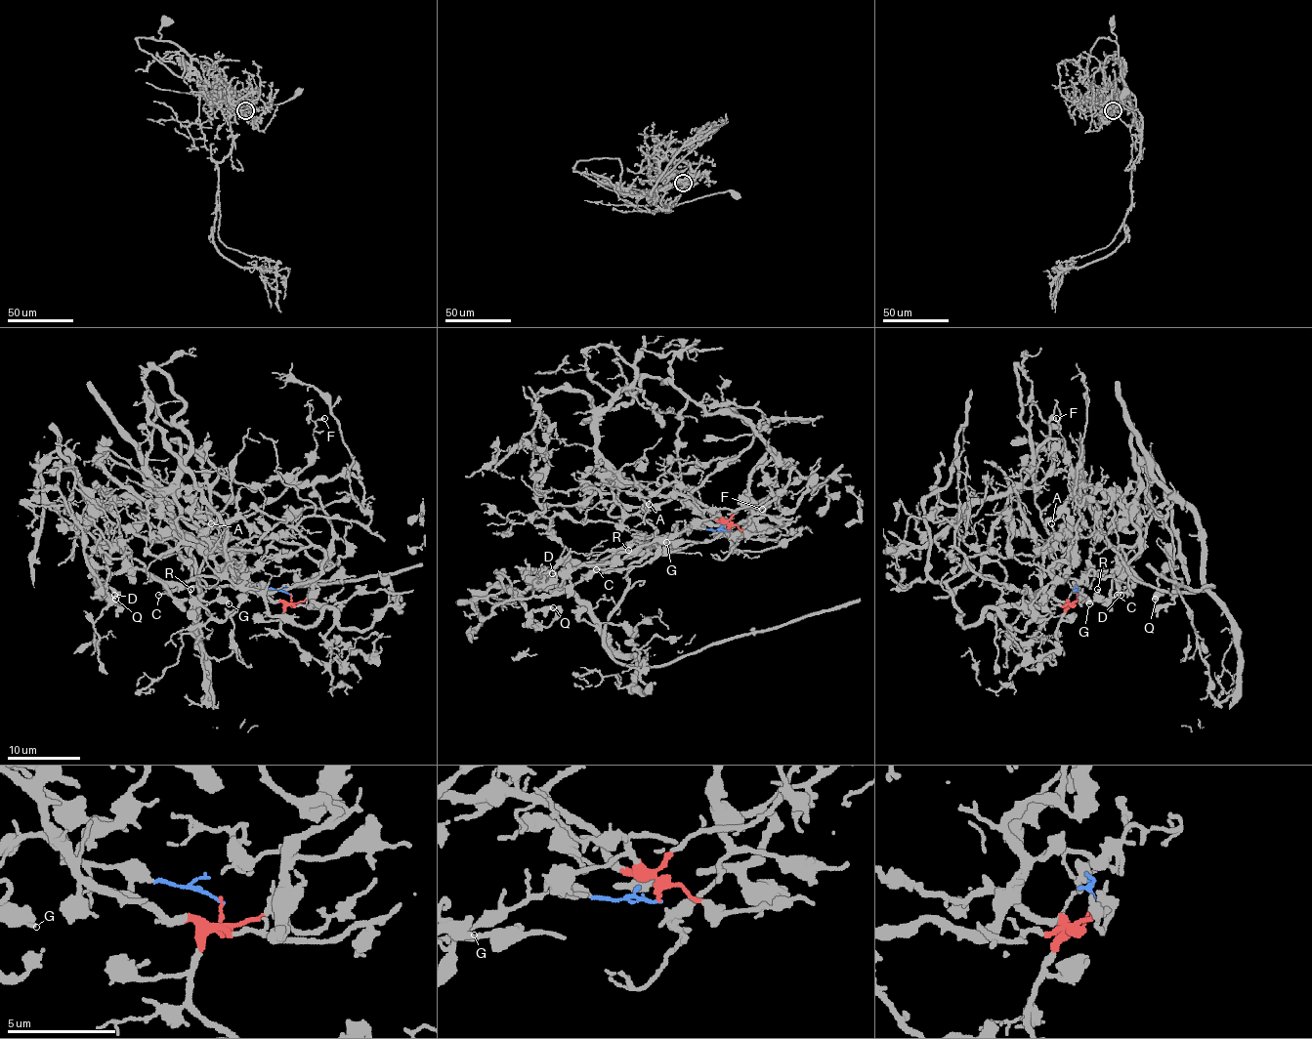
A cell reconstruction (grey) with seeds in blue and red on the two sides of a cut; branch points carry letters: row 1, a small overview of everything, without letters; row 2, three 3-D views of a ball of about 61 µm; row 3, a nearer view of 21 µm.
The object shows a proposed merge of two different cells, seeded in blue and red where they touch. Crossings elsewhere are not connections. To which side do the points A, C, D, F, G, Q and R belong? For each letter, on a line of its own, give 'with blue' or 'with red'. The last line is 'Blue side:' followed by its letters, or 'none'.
A: with red
C: with blue
D: with blue
F: with red
G: with blue
Q: with blue
R: with blue
Blue side: C, D, G, Q, R

